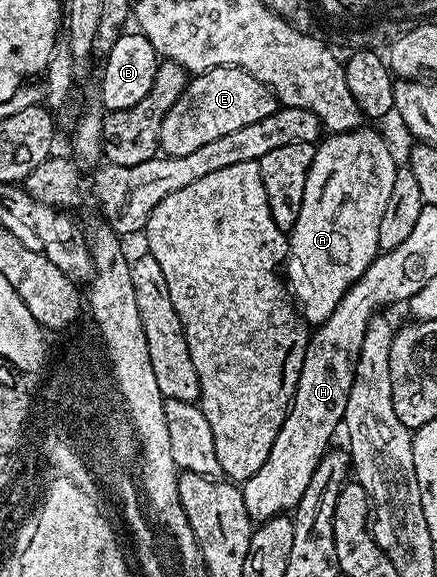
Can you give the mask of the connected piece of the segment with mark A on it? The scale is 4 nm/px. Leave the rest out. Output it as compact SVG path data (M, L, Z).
M367 126L351 132L328 134L316 144L314 162L306 174L306 190L302 194L302 206L298 210L298 222L294 222L288 237L286 257L286 288L298 305L298 312L309 325L319 326L330 318L334 306L342 302L344 292L369 268L380 252L378 226L394 187L398 161L392 157L388 144Z

